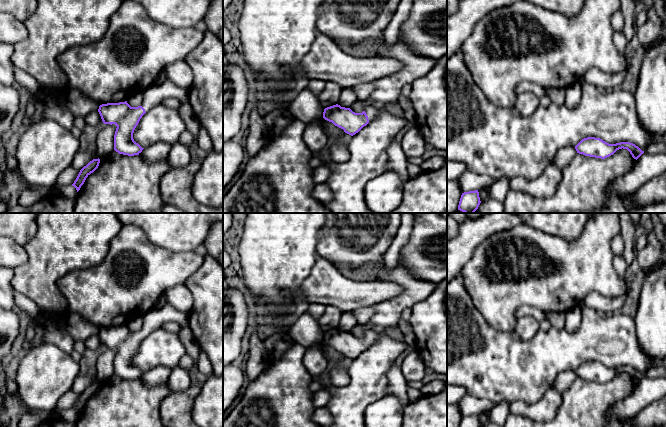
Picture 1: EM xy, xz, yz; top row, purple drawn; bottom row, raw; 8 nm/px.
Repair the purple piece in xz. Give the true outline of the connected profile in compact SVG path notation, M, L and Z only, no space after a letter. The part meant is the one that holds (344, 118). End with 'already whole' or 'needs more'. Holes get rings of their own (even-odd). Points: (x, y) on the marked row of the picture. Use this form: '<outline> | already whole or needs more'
M336 104L324 109L323 118L353 136L374 120L377 114L377 110L371 106L366 106L362 113L355 113L350 108Z | needs more

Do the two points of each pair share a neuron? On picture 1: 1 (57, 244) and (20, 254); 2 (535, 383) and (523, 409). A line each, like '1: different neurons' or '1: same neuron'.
1: different neurons
2: different neurons

